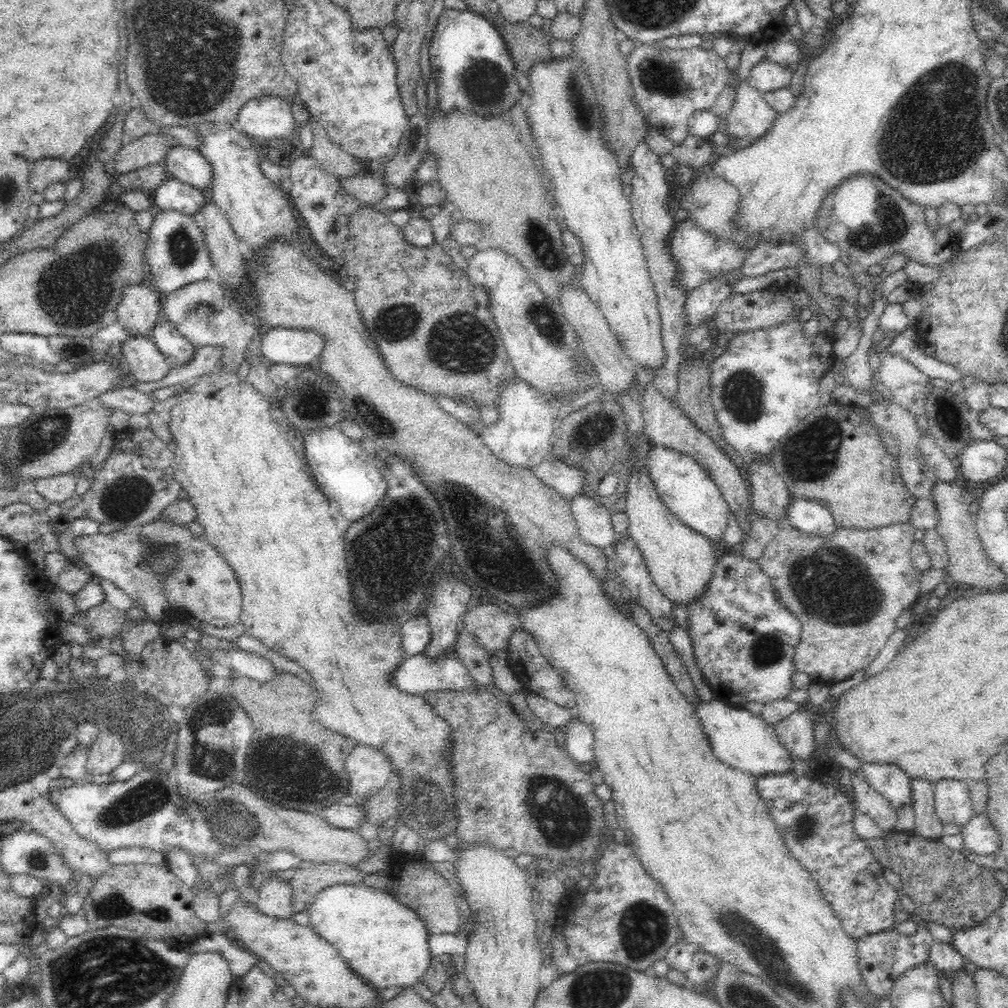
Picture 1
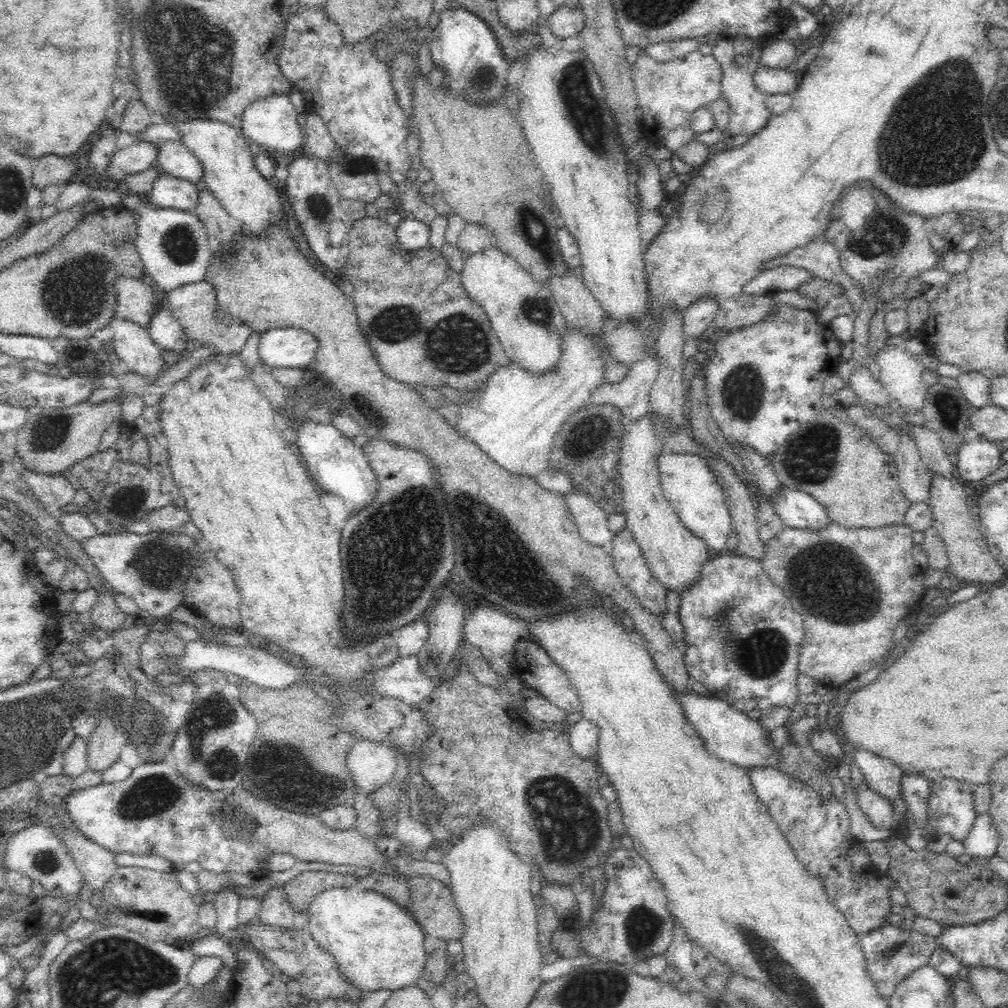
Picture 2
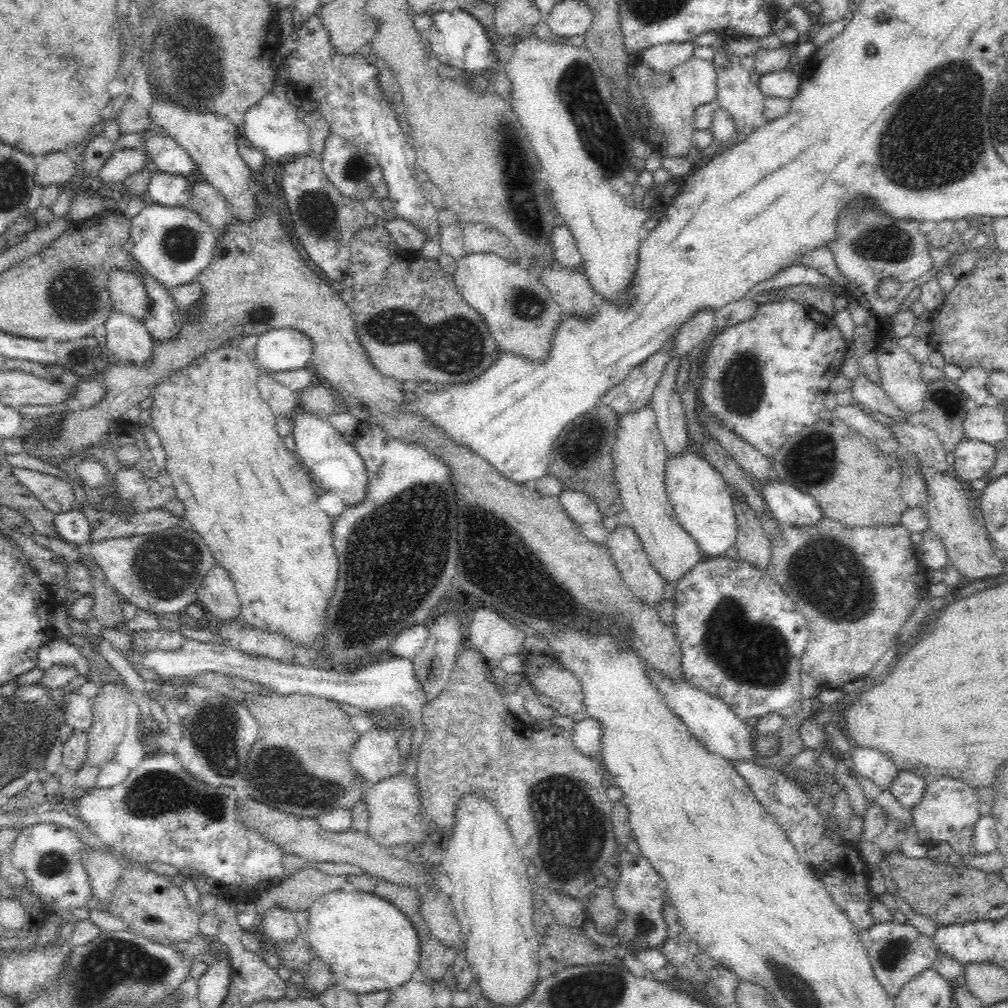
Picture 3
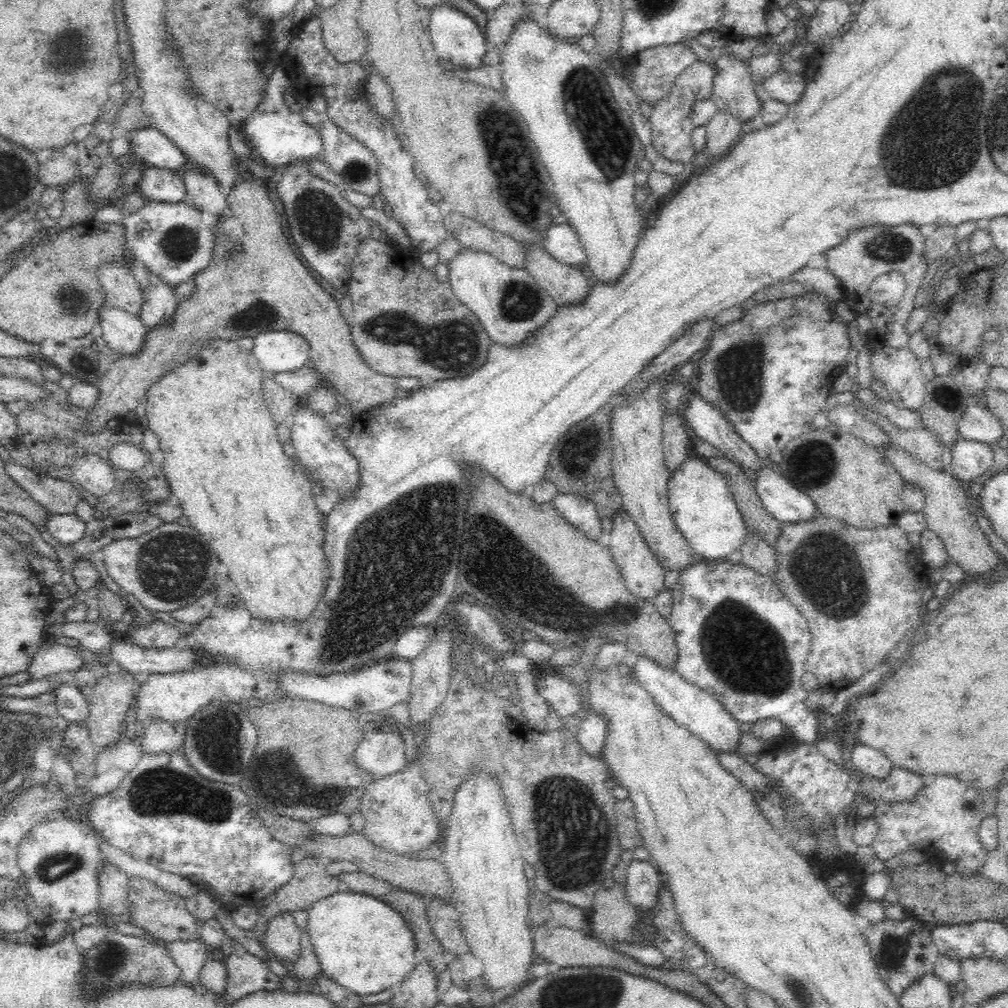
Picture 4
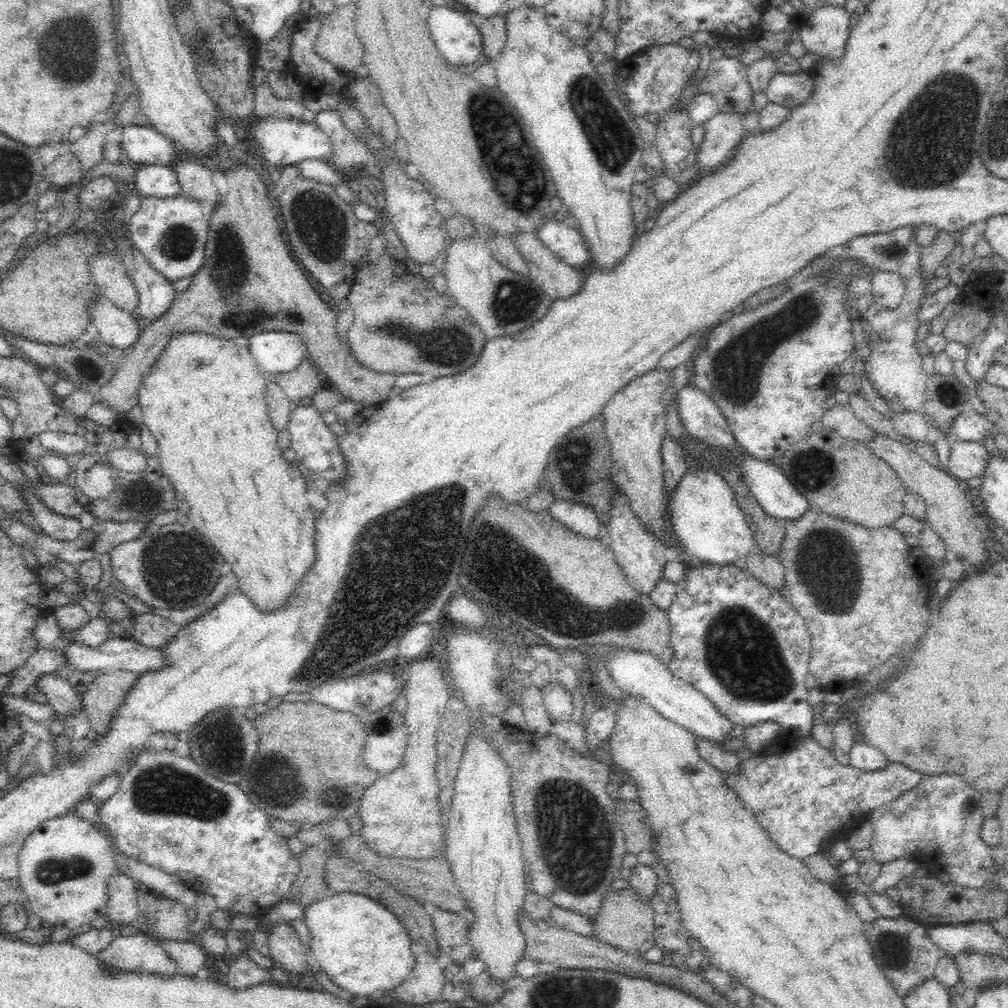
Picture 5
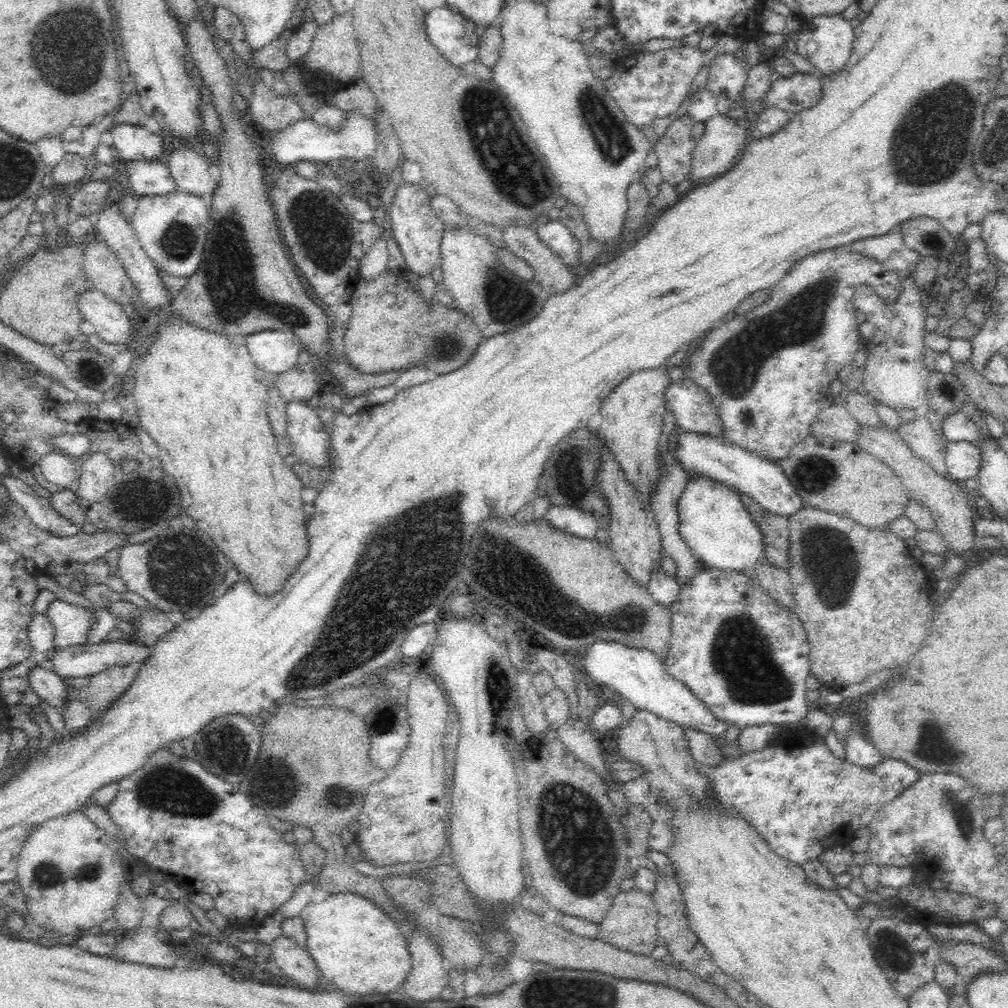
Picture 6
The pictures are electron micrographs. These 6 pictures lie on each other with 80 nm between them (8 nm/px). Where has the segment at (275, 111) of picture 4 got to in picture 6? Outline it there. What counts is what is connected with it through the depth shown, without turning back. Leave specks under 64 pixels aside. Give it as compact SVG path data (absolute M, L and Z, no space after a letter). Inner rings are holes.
M359 112L344 114L344 121L338 126L338 130L332 130L326 125L315 124L311 119L296 121L279 133L270 133L271 145L268 152L274 156L274 160L281 164L294 166L300 161L312 161L326 163L335 159L352 158L354 161L364 161L372 158L377 149L377 132L375 120L364 116ZM271 146L271 148L269 148Z

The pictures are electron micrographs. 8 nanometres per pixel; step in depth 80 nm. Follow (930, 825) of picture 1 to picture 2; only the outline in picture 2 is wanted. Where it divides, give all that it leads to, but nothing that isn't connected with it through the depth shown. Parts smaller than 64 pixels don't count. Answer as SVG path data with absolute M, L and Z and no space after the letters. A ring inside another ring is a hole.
M904 773L900 778L900 795L908 808L915 816L915 823L923 834L930 837L930 829L926 825L926 810L928 810L928 798L933 782L927 778Z

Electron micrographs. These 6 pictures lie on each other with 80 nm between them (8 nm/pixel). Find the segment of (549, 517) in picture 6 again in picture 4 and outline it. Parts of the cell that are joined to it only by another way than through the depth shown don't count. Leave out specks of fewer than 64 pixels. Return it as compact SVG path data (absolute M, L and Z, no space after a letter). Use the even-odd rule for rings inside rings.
M558 494L552 504L559 515L578 531L592 540L600 538L602 534L601 520L598 518L598 512L592 500L585 496Z

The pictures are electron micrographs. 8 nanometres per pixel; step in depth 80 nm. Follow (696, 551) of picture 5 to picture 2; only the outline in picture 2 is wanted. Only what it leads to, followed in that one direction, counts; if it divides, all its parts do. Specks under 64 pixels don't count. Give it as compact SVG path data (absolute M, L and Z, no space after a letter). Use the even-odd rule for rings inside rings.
M660 453L657 460L660 482L671 508L691 533L702 539L715 556L727 552L726 542L733 532L731 513L724 489L708 463L698 454Z

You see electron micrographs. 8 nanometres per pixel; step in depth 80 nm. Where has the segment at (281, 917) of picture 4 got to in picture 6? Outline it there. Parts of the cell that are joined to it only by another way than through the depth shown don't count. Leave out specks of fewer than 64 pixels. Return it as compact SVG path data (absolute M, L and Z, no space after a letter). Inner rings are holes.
M280 935L271 942L270 950L282 975L294 981L293 986L302 986L307 991L318 991L310 988L318 986L318 982L324 984L311 954L305 947L296 944L294 939Z

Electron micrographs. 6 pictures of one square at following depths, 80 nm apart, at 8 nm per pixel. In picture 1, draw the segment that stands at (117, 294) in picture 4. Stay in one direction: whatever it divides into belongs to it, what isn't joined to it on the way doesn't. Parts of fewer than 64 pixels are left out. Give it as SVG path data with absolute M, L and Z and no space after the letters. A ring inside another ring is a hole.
M150 283L128 284L117 304L117 322L125 332L151 337L161 316L161 294Z

